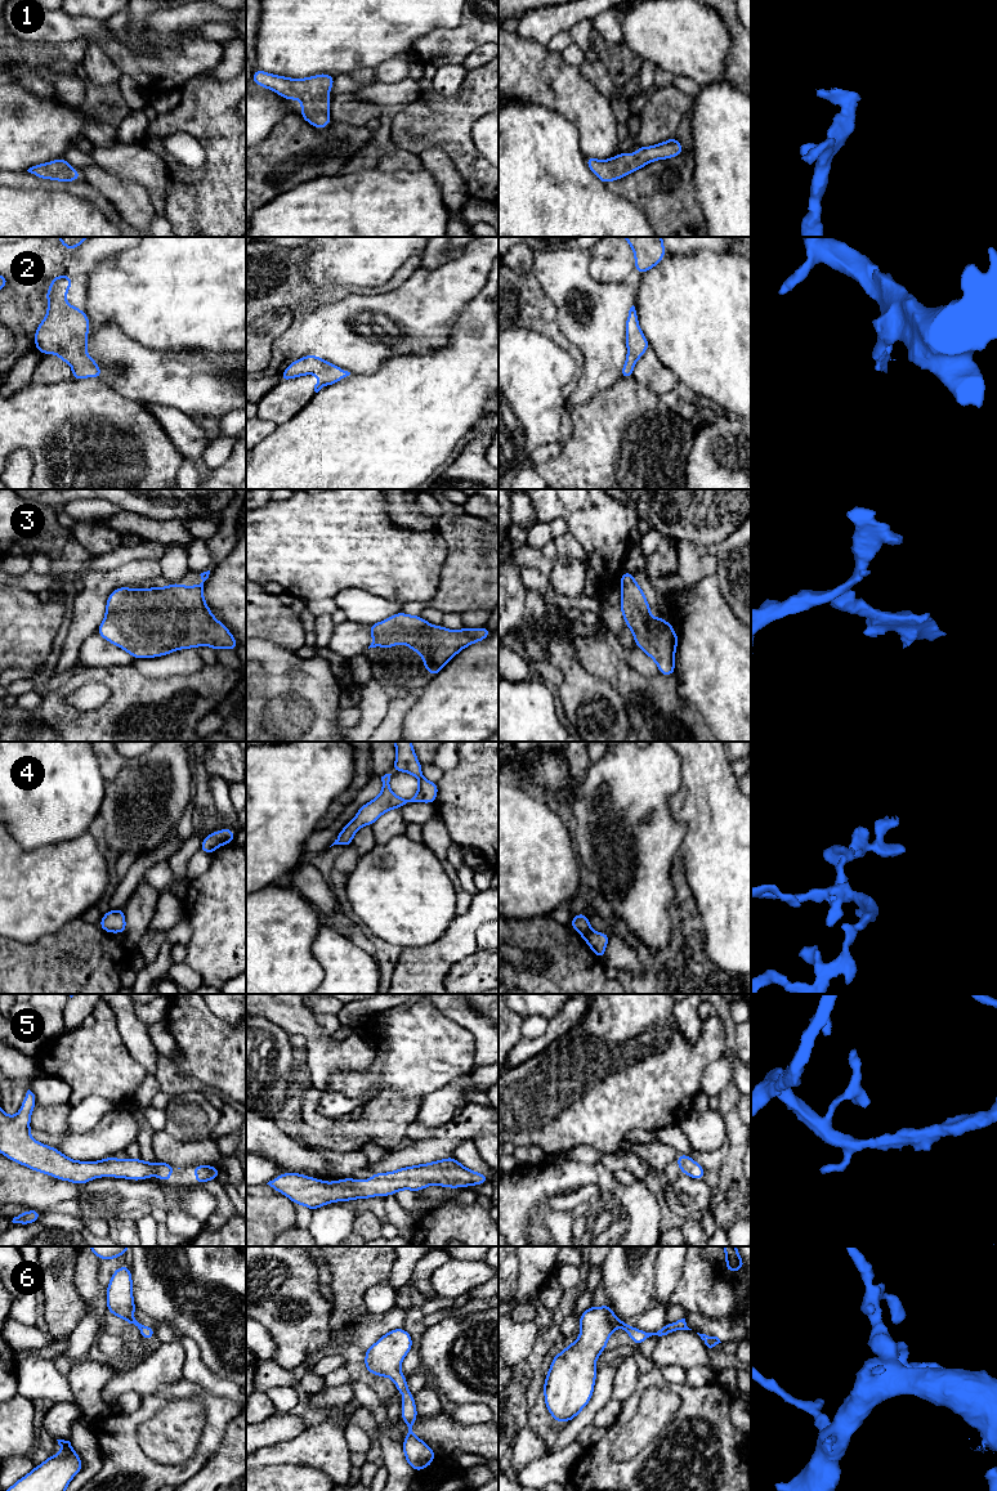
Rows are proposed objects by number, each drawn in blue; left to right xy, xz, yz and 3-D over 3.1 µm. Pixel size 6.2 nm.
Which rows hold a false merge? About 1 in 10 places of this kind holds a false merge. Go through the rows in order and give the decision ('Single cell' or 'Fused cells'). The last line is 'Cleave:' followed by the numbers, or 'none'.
1: Single cell
2: Single cell
3: Single cell
4: Single cell
5: Single cell
6: Single cell
Cleave: none

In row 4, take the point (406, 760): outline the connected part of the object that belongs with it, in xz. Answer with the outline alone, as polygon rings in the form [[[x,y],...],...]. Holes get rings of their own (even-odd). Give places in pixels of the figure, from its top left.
[[[394,742],[397,758],[393,765],[394,771],[406,771],[419,779],[417,793],[407,800],[395,796],[389,785],[390,775],[381,776],[383,789],[380,794],[363,805],[357,815],[344,827],[337,834],[335,842],[331,845],[349,846],[357,830],[362,825],[372,825],[384,812],[392,809],[399,809],[404,805],[415,802],[434,803],[437,800],[438,785],[435,782],[429,782],[423,776],[421,765],[415,755],[411,742]],[[330,846],[330,847],[331,847]]]

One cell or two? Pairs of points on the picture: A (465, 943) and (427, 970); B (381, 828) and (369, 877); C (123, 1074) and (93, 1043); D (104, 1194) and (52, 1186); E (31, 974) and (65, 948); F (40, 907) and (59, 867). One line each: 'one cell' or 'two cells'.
A: one cell
B: two cells
C: one cell
D: two cells
E: one cell
F: one cell

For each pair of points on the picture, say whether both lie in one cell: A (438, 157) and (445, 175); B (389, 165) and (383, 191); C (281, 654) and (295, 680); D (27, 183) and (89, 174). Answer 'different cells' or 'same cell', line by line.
A: same cell
B: different cells
C: same cell
D: different cells

